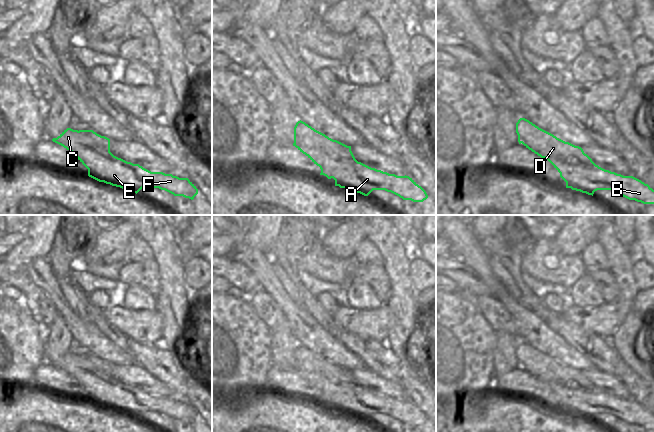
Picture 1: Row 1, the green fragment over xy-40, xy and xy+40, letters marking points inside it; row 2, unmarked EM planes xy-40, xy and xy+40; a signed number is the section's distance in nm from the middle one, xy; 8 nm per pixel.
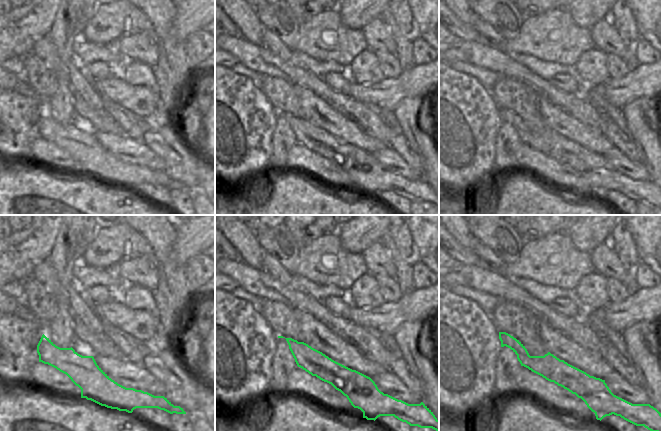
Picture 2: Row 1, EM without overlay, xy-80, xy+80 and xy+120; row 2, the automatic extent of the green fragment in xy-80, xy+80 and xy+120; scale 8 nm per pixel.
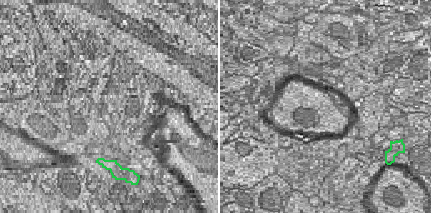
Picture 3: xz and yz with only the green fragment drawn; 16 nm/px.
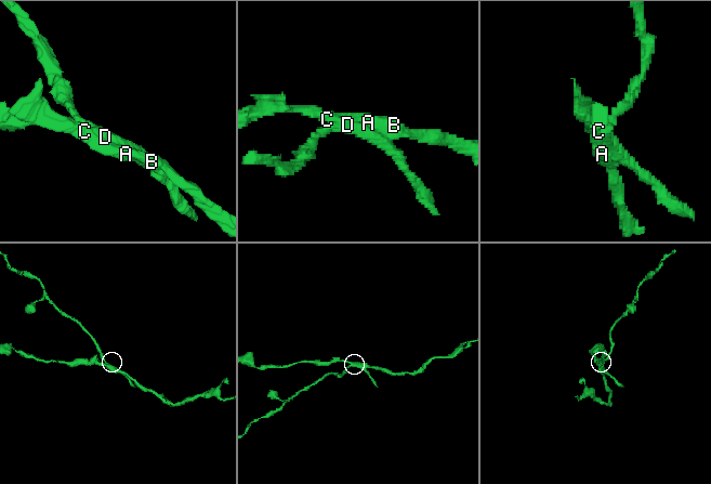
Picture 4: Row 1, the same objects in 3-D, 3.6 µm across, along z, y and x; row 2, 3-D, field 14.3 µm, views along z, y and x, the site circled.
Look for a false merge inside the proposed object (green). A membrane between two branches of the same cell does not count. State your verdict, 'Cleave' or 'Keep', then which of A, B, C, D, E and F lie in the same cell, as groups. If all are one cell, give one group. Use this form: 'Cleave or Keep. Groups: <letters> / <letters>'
Cleave. Groups: A B C E F / D

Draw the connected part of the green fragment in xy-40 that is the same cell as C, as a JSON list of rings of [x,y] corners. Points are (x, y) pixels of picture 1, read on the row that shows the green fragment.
[[[67,128],[52,141],[69,150],[88,169],[88,176],[99,182],[136,194],[149,186],[191,200],[198,194],[198,189],[188,178],[151,172],[139,164],[118,158],[97,144],[87,132]]]

